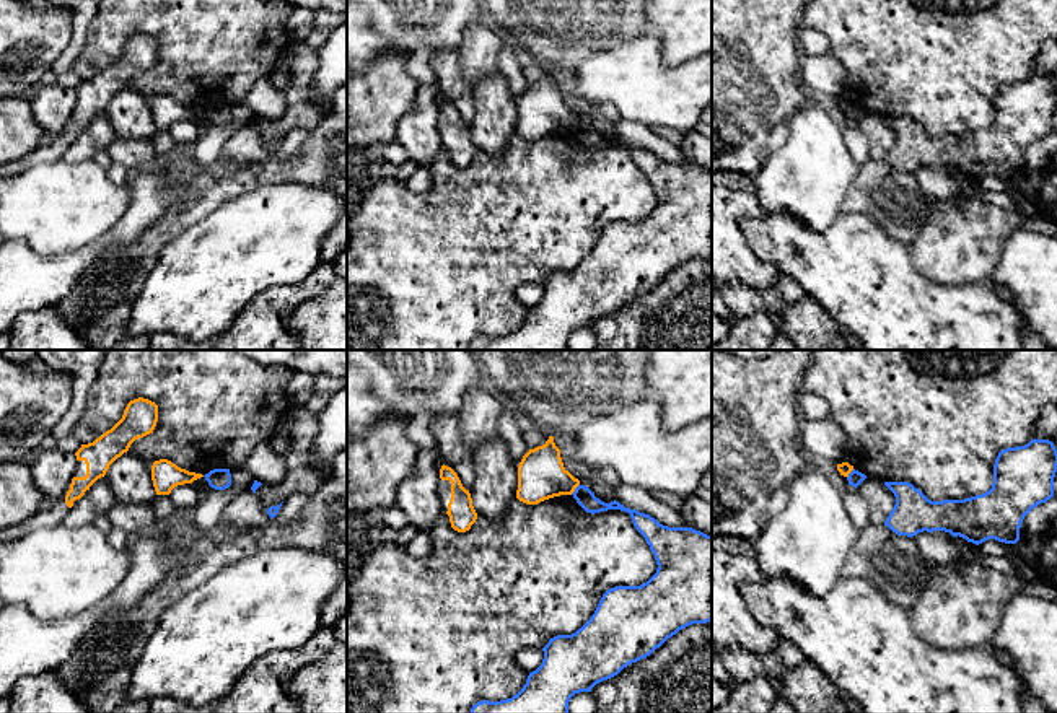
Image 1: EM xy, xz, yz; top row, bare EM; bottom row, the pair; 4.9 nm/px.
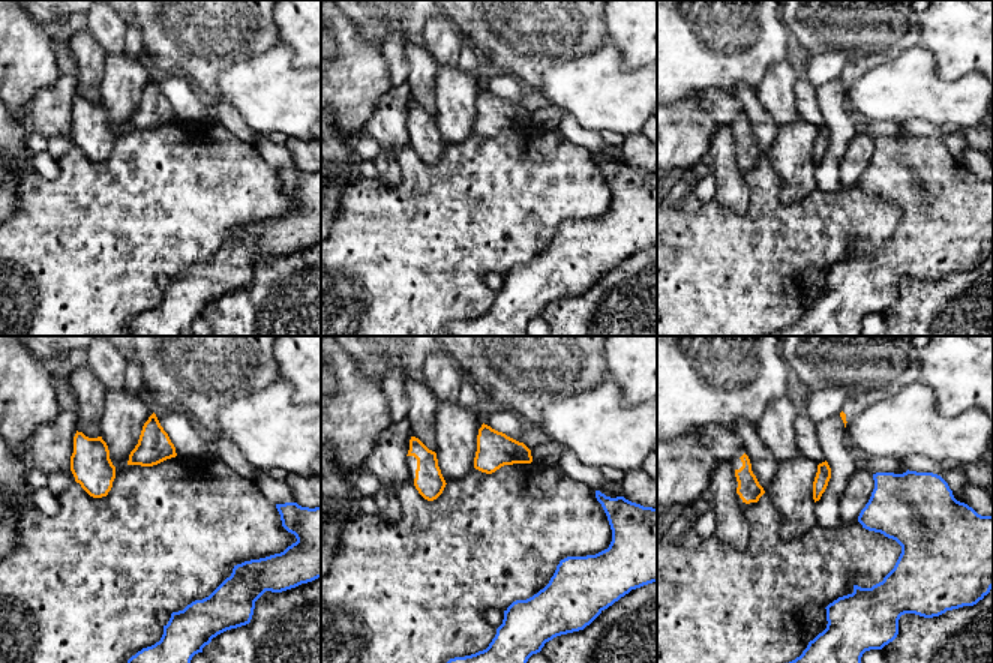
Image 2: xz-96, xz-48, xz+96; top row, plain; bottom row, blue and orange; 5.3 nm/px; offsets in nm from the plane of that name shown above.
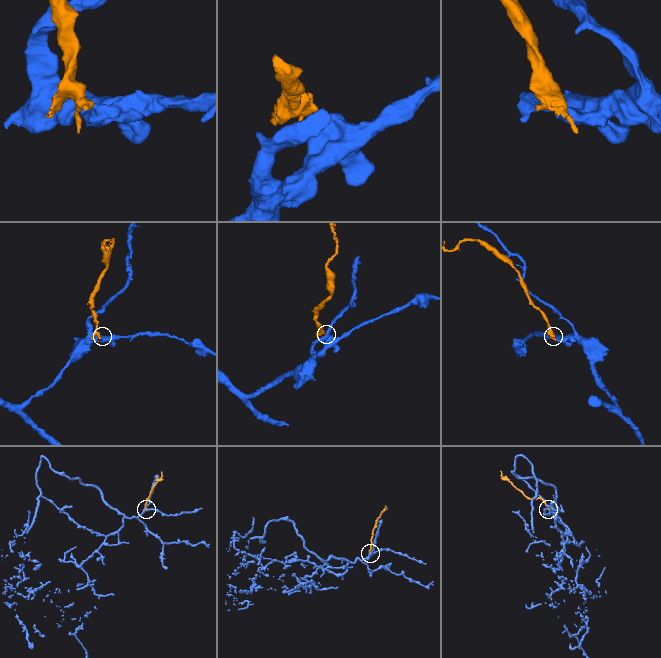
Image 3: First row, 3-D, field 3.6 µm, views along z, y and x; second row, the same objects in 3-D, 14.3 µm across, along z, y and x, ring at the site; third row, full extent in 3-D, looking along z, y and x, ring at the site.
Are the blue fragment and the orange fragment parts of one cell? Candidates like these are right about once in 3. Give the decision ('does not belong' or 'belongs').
does not belong

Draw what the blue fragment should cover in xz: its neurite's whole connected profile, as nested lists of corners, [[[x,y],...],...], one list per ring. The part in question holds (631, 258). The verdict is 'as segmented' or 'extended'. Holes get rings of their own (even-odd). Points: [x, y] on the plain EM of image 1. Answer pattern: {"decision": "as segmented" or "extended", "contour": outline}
{"decision": "as segmented", "contour": [[[578,120],[572,130],[591,150],[607,145],[629,148],[655,190],[656,208],[640,221],[607,225],[581,264],[549,275],[542,283],[542,300],[529,308],[516,330],[500,337],[477,337],[469,350],[568,350],[568,337],[575,329],[591,327],[596,319],[650,291],[679,265],[712,256],[712,171],[692,163],[663,161],[650,150],[625,143],[616,135],[604,138],[585,120]]]}

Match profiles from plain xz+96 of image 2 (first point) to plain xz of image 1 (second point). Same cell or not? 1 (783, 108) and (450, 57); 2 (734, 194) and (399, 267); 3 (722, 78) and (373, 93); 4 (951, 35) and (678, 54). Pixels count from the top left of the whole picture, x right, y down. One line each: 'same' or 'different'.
1: different
2: different
3: different
4: same

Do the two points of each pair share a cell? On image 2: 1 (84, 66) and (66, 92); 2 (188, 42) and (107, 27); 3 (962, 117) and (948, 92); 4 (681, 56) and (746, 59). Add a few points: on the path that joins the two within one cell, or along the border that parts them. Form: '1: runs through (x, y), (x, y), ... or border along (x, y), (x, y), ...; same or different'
1: border along (74, 75), (77, 93); different
2: border along (119, 15), (128, 24); different
3: runs through (962, 111), (951, 98); same
4: runs through (698, 56), (729, 57); same

